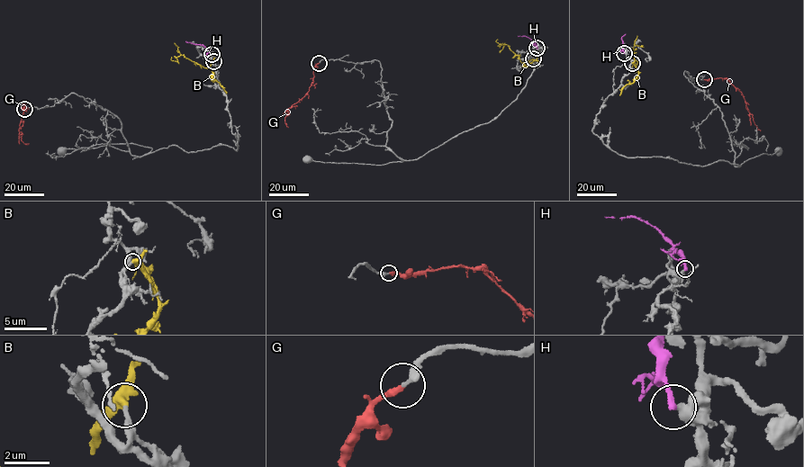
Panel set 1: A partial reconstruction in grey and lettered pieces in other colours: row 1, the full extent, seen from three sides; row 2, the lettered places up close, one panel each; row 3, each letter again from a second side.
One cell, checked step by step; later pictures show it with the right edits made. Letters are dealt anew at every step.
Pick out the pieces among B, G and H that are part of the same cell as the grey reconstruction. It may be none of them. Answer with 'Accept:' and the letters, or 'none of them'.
Accept: G

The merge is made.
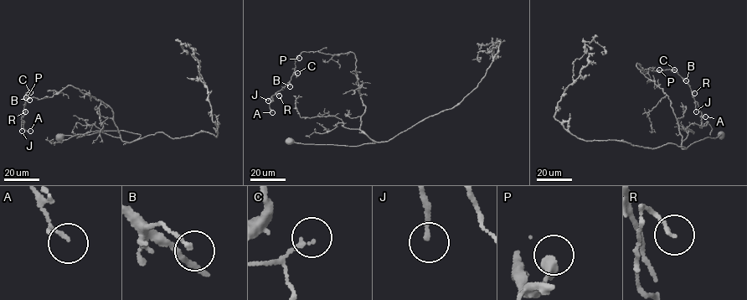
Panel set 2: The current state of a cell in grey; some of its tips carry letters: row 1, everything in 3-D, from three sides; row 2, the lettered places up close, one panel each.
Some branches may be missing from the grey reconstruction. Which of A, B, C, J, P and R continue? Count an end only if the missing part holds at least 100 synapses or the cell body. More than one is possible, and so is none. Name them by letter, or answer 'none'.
none

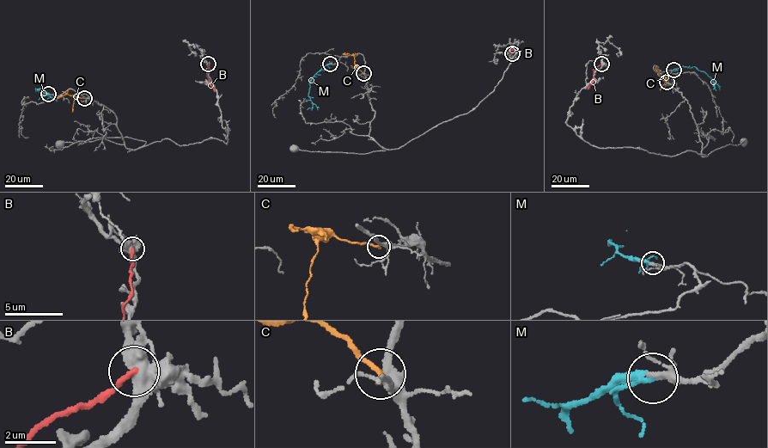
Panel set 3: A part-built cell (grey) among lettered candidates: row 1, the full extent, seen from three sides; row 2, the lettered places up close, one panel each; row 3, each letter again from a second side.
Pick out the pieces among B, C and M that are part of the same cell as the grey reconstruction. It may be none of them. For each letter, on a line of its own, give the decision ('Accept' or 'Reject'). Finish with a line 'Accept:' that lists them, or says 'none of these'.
B: Reject
C: Reject
M: Accept
Accept: M

